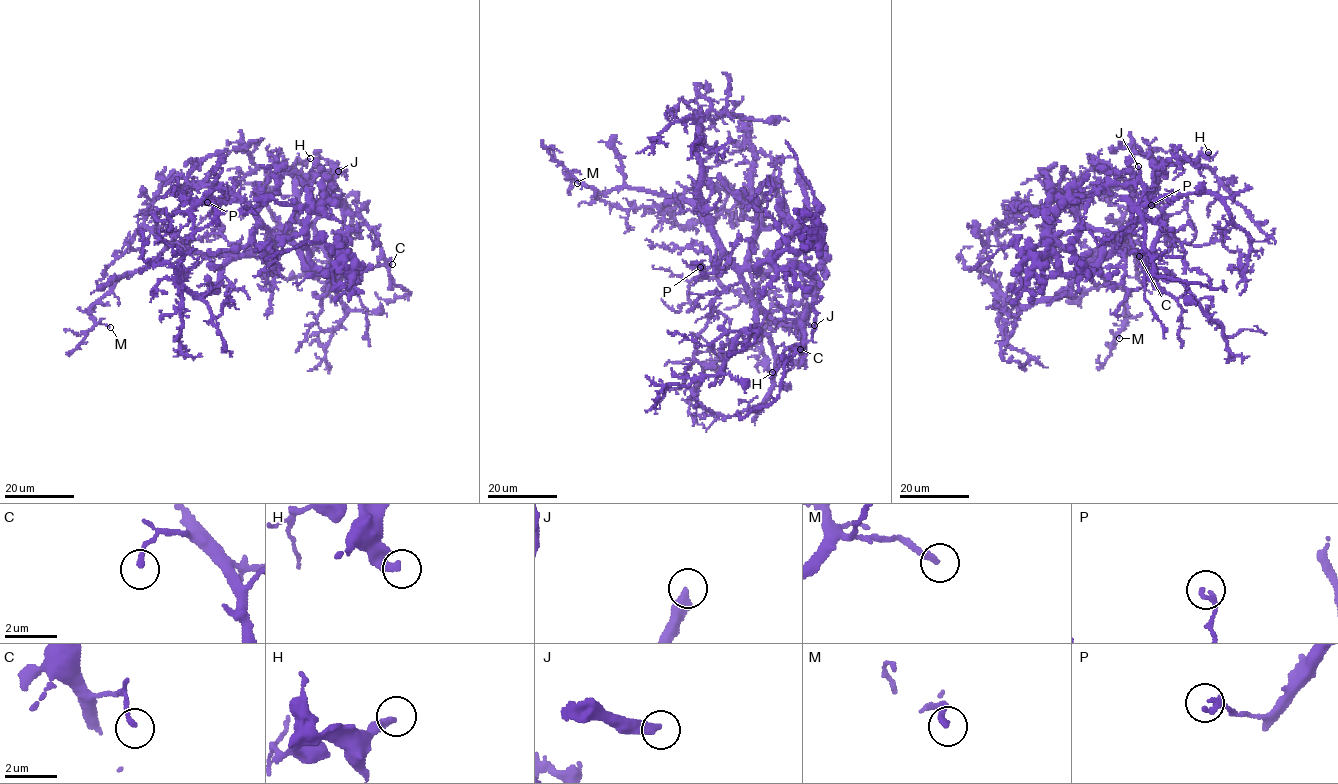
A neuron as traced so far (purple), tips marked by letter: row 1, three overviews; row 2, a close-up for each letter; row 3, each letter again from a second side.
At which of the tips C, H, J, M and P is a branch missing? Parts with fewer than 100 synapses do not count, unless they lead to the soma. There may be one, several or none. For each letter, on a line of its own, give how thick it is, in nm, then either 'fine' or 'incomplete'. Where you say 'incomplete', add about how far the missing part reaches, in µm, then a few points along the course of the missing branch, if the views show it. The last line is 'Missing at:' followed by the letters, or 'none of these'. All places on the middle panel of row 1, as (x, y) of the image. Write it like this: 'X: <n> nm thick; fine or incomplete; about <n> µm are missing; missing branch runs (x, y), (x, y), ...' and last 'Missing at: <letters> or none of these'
C: 190 nm thick; fine
H: 300 nm thick; fine
J: 360 nm thick; incomplete; about 80 µm are missing; missing branch runs (814, 325), (829, 319), (812, 287), (806, 252), (796, 229), (780, 126), (768, 116), (768, 113)
M: 240 nm thick; fine
P: 220 nm thick; fine
Missing at: J

